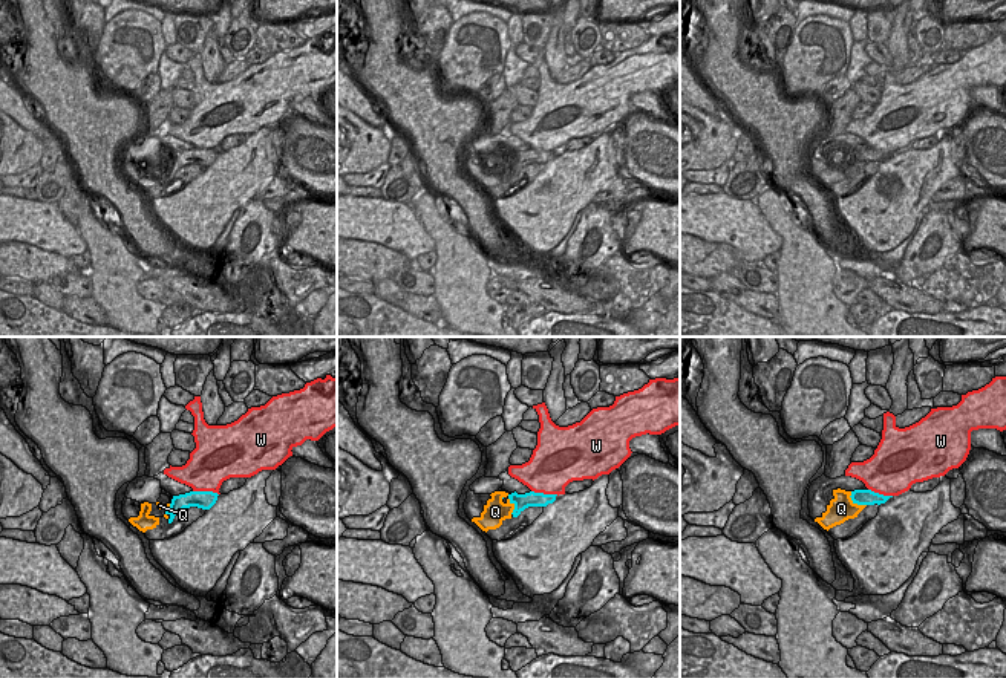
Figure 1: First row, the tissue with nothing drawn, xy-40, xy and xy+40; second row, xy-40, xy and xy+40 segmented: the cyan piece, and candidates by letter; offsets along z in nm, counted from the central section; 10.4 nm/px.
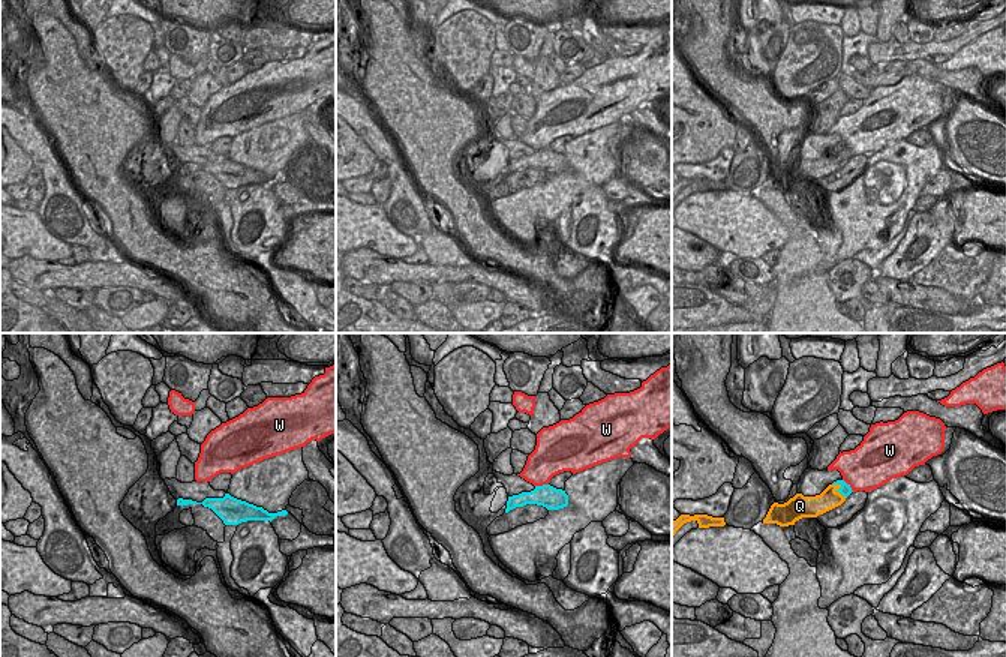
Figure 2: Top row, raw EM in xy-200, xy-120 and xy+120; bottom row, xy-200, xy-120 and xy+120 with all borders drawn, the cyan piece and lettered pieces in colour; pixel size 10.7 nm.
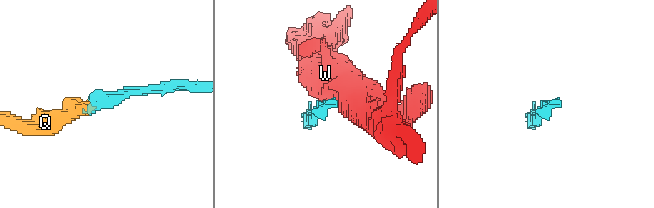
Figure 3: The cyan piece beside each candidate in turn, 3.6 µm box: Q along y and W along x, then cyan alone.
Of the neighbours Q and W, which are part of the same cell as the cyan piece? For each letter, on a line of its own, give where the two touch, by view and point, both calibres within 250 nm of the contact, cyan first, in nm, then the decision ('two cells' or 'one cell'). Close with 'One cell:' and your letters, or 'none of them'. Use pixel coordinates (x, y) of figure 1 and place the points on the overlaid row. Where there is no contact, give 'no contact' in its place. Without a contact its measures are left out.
Q: xy+40 (855, 502) | 160/280 nm | one cell
W: xy (545, 495) | 160/460 nm | two cells
One cell: Q

